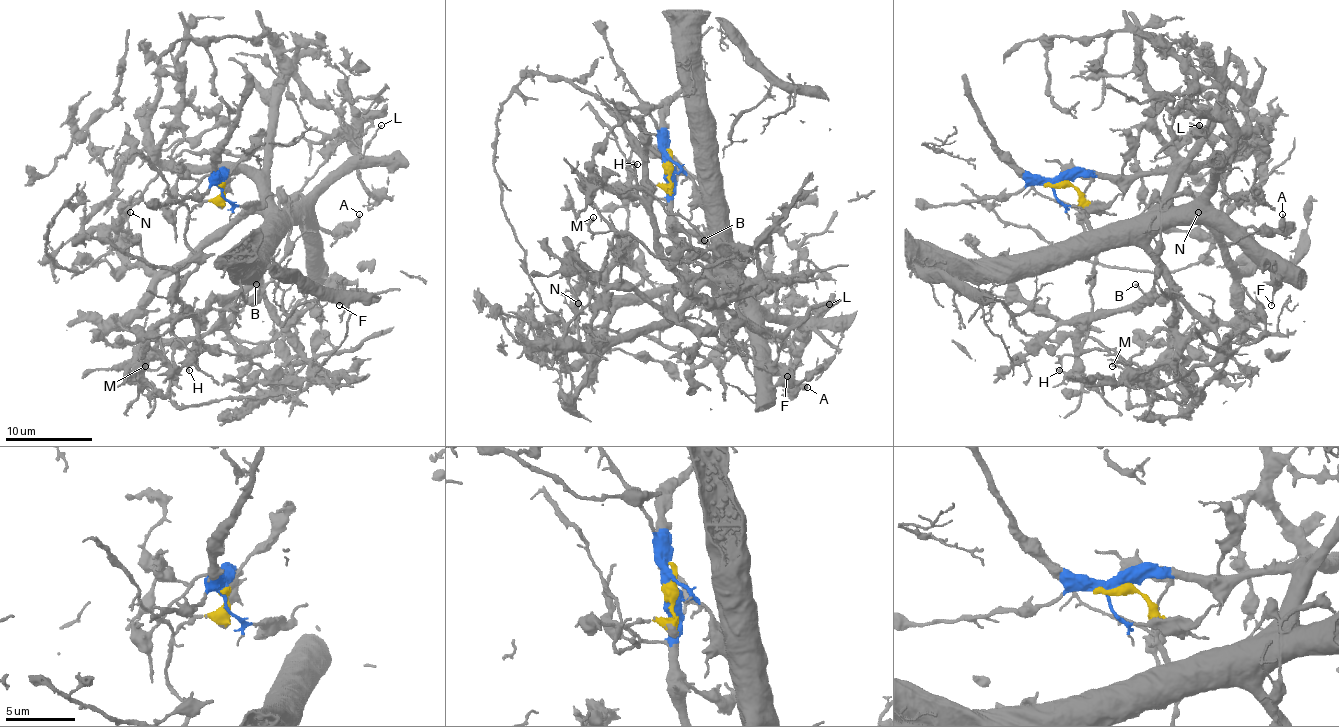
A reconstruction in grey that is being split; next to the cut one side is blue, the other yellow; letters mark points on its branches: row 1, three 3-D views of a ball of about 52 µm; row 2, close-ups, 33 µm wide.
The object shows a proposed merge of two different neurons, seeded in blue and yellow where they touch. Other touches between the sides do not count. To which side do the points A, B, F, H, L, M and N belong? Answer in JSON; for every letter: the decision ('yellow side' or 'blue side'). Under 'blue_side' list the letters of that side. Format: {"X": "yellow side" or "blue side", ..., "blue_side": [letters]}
{"A": "blue side", "B": "blue side", "F": "blue side", "H": "yellow side", "L": "blue side", "M": "yellow side", "N": "blue side", "blue_side": ["A", "B", "F", "L", "N"]}

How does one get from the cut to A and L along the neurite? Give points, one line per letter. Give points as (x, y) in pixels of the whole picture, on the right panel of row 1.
A: (1058, 183), (1078, 176), (1168, 174), (1174, 211), (1262, 231), (1275, 231), (1282, 213)
L: (1058, 183), (1078, 176), (1168, 174), (1172, 209), (1190, 205), (1209, 185), (1212, 172), (1212, 143), (1198, 126)

